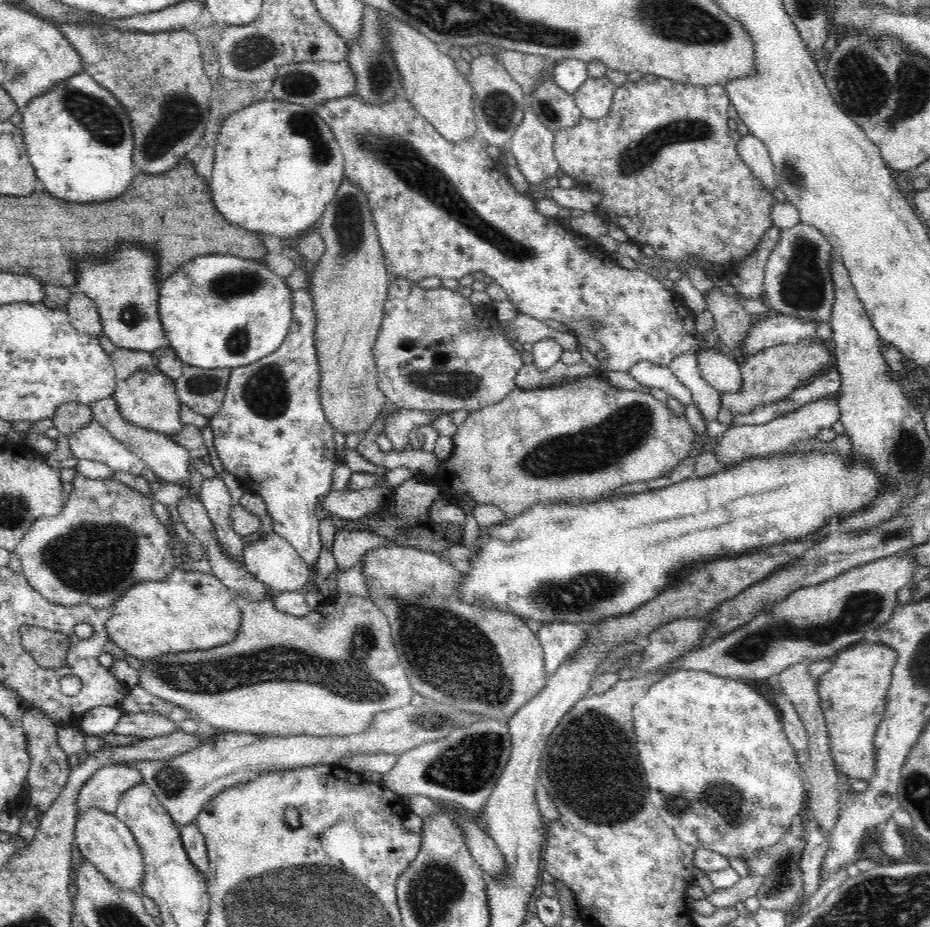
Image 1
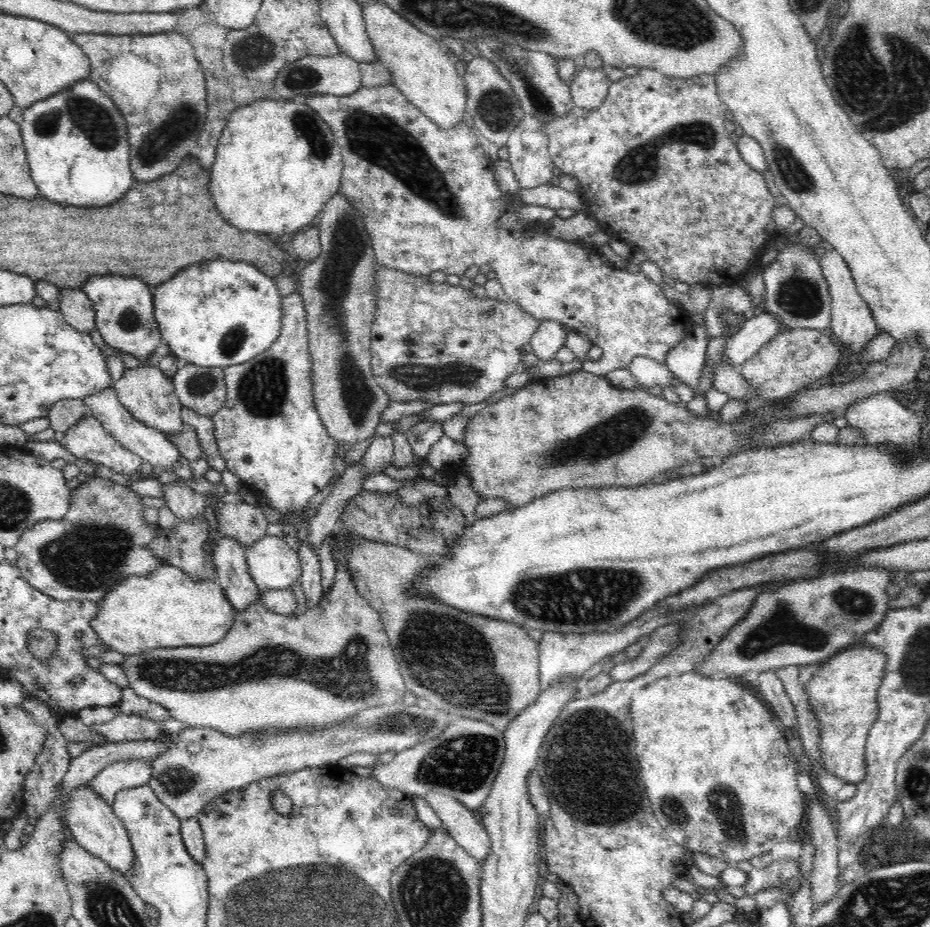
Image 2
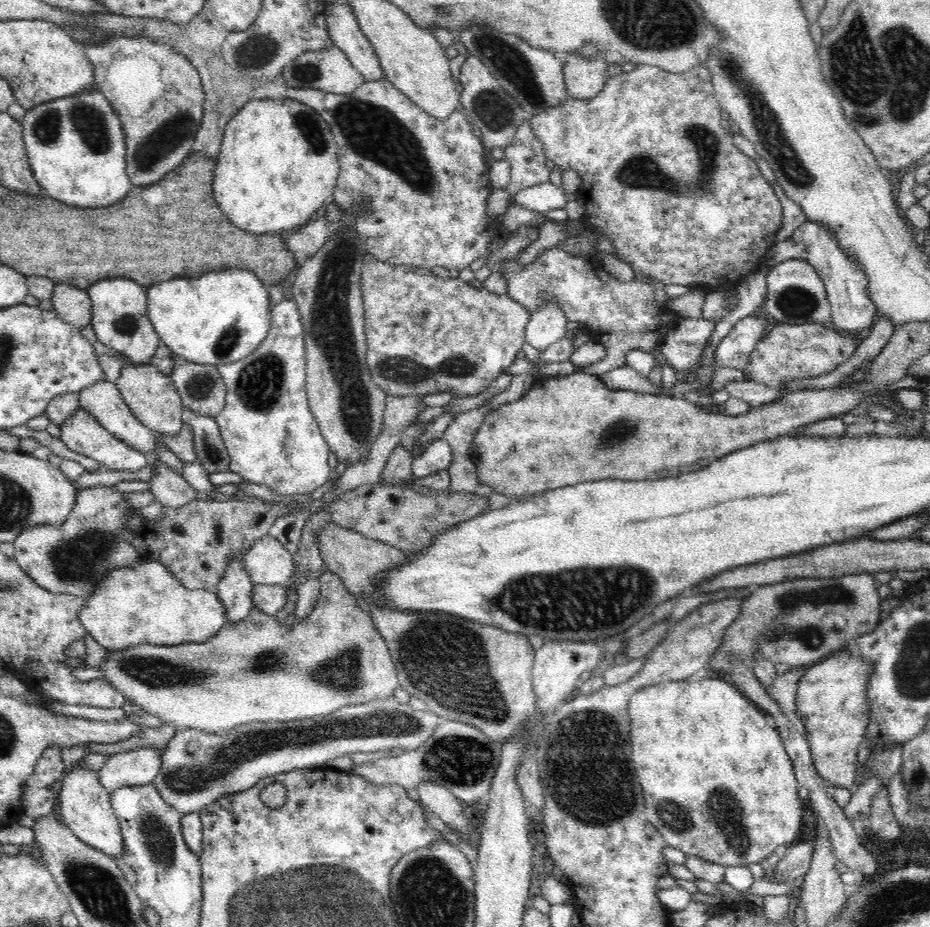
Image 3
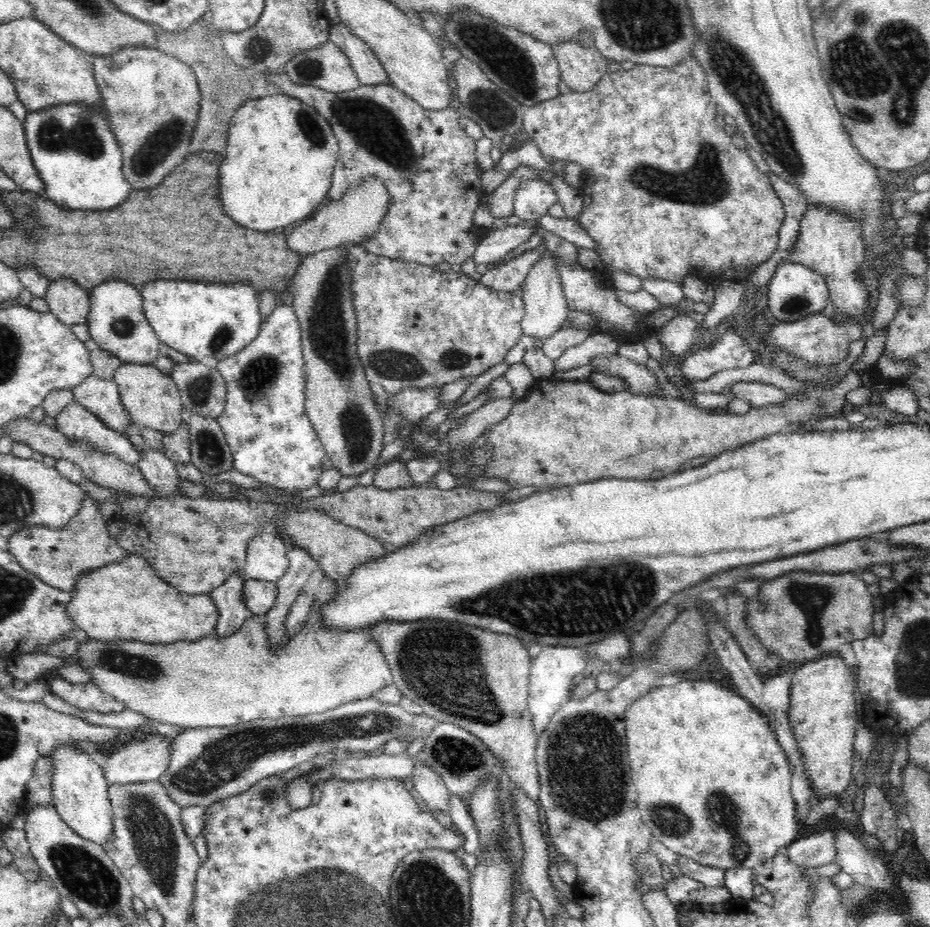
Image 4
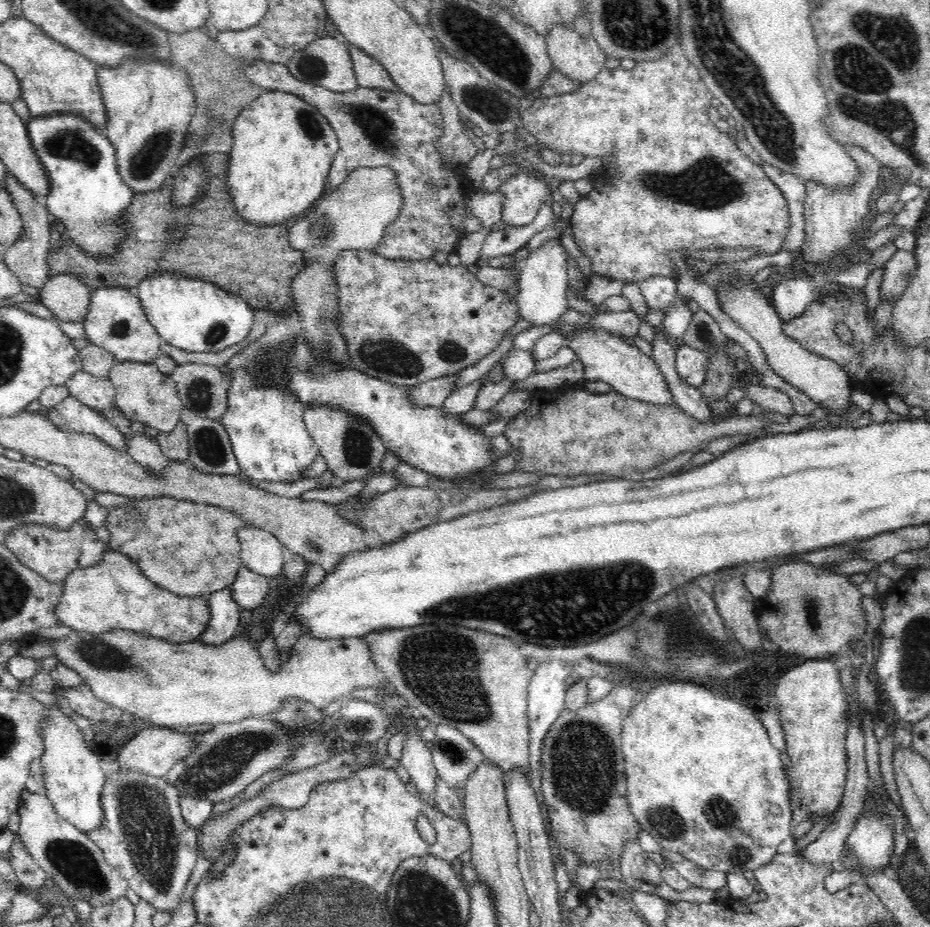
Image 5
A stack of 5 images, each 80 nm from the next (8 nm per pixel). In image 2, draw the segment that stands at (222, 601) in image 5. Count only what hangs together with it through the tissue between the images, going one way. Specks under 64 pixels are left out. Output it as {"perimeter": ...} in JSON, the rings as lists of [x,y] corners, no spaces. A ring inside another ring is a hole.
{"perimeter":[[[224,535],[215,546],[212,556],[216,580],[232,604],[235,612],[244,612],[259,598],[259,589],[249,573],[245,548],[238,539]]]}

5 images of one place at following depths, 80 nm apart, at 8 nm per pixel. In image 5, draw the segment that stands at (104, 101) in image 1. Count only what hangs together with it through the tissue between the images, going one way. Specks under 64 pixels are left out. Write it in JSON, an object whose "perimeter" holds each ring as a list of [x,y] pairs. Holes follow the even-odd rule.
{"perimeter":[[[48,114],[32,117],[27,123],[32,147],[40,162],[44,165],[50,190],[47,194],[47,207],[54,220],[66,225],[68,235],[77,246],[94,257],[114,257],[120,252],[122,242],[126,240],[121,226],[125,223],[123,216],[129,211],[131,200],[135,195],[121,178],[116,165],[116,148],[106,134],[95,128],[88,120],[76,114]]]}

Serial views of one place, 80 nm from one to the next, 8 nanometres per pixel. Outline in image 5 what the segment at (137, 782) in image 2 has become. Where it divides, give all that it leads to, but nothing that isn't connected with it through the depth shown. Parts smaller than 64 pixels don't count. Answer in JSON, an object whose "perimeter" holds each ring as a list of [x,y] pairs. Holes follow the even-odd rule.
{"perimeter":[[[154,727],[142,730],[125,744],[115,759],[118,766],[148,776],[164,776],[179,760],[185,759],[195,747],[194,734],[182,734],[168,728]]]}

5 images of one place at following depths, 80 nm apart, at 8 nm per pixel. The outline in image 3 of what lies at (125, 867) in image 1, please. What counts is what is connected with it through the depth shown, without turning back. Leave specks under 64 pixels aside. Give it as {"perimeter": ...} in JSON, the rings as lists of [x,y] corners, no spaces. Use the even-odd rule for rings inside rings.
{"perimeter":[[[81,760],[69,769],[63,778],[59,792],[60,812],[64,823],[84,843],[107,854],[110,858],[122,858],[124,837],[120,823],[111,805],[111,796],[99,781],[99,773],[89,770]]]}

